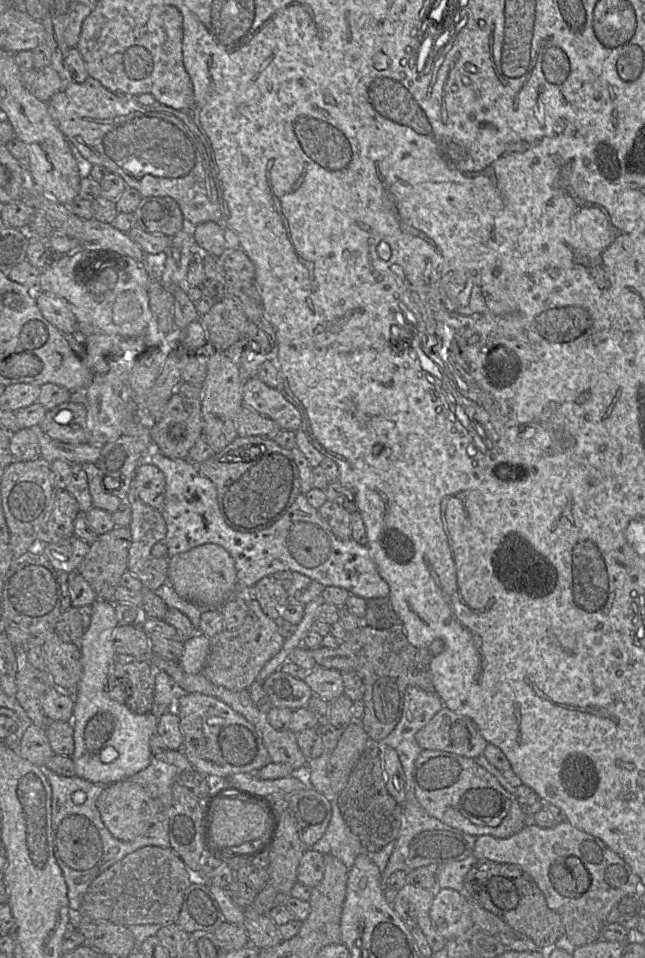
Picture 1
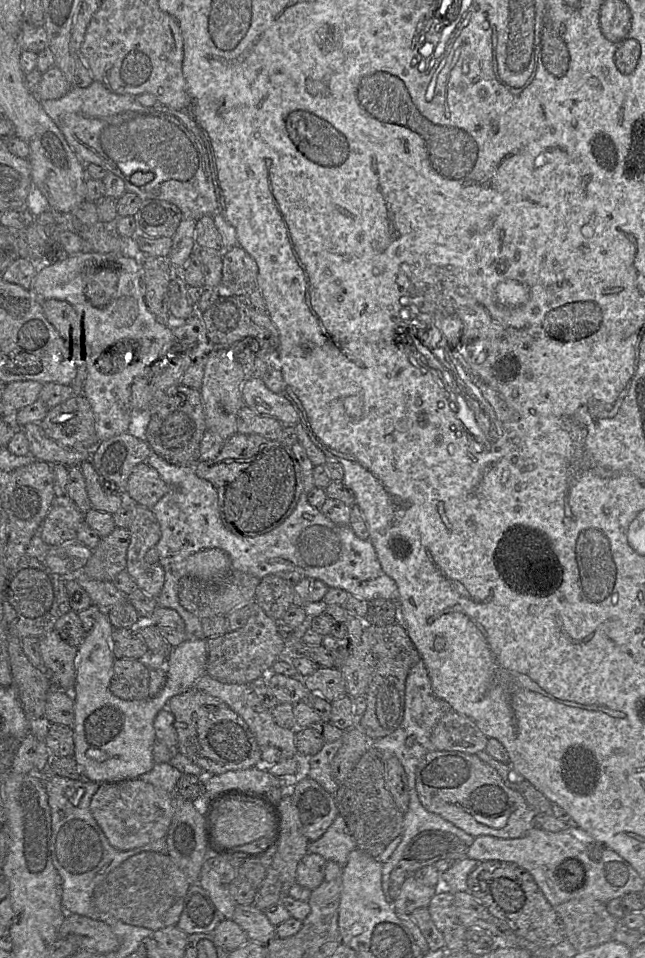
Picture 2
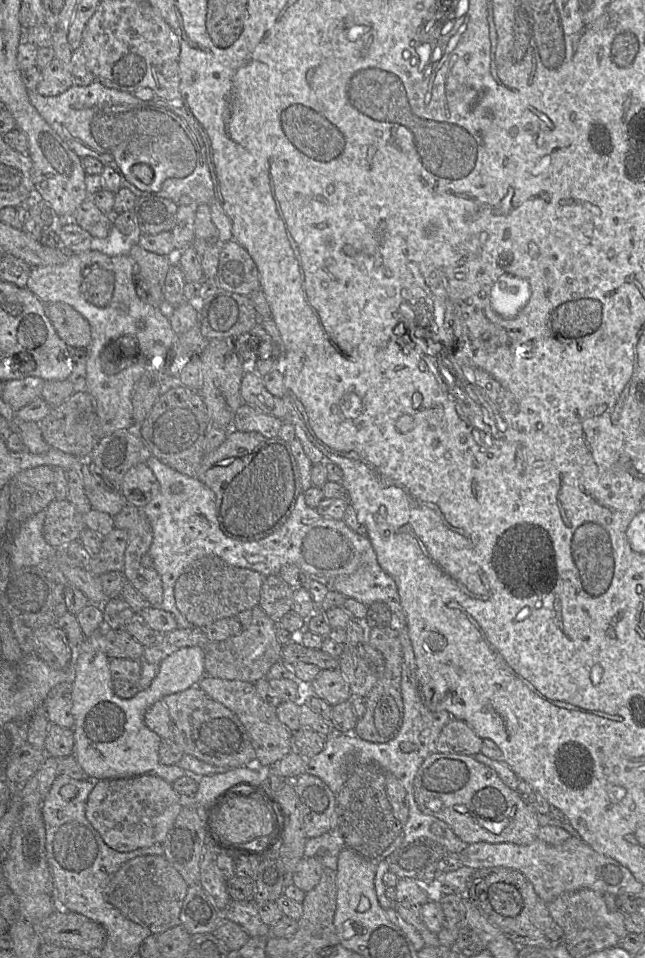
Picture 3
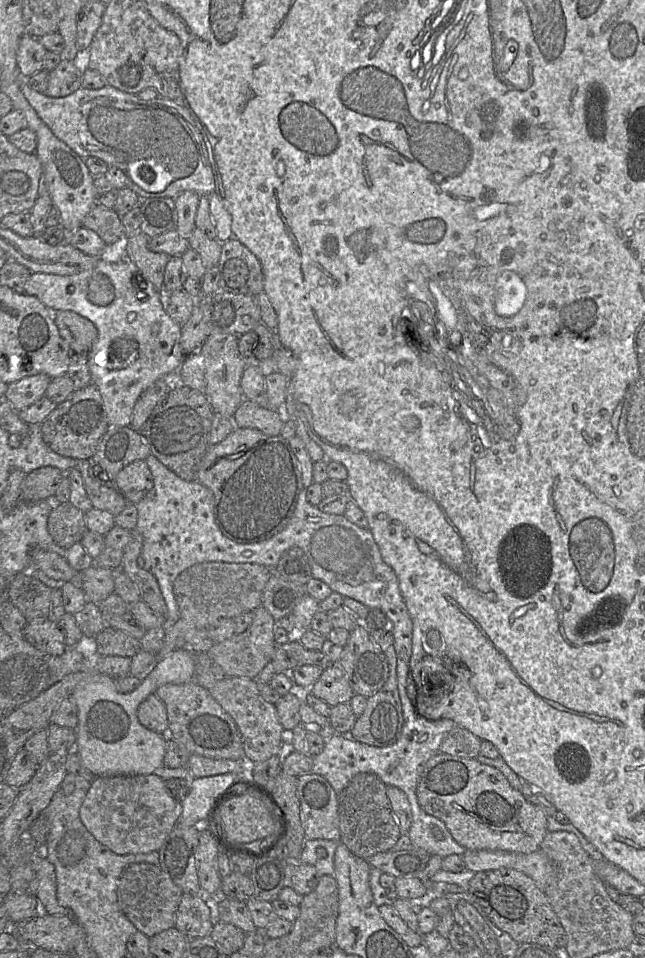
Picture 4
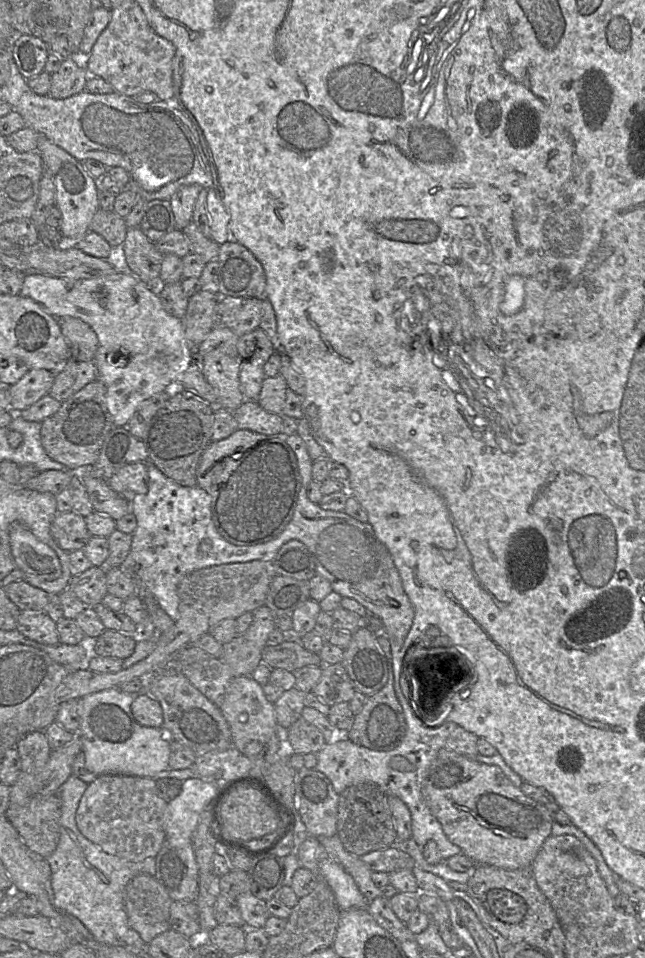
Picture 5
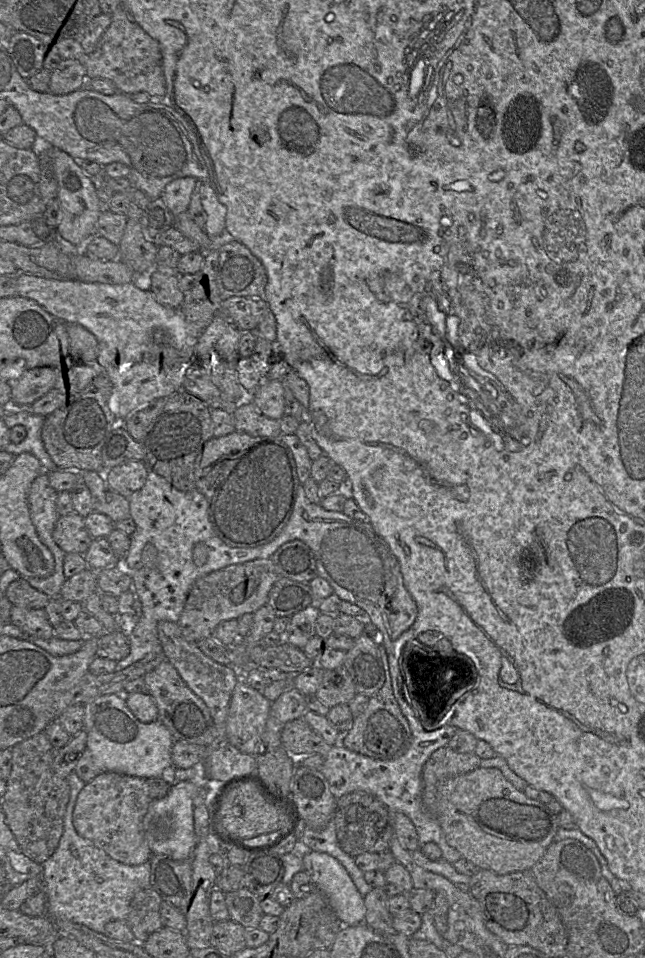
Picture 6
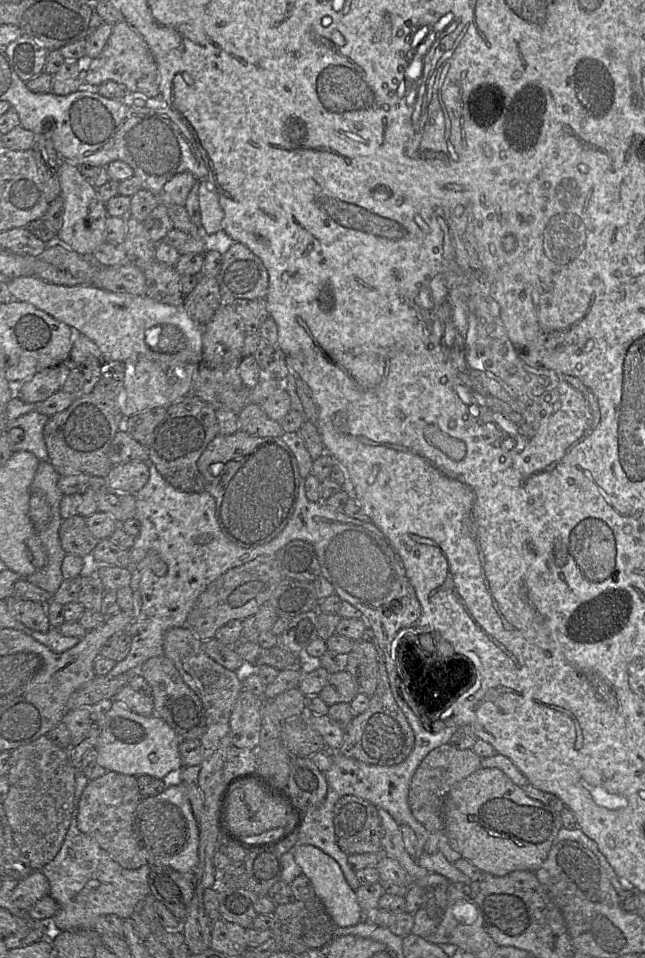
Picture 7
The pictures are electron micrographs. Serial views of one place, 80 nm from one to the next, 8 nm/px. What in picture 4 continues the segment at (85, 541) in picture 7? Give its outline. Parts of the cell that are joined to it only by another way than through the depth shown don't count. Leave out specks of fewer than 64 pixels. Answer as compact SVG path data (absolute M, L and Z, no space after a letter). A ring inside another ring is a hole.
M70 502L54 504L48 517L47 529L54 542L67 549L80 543L87 531L85 513Z

